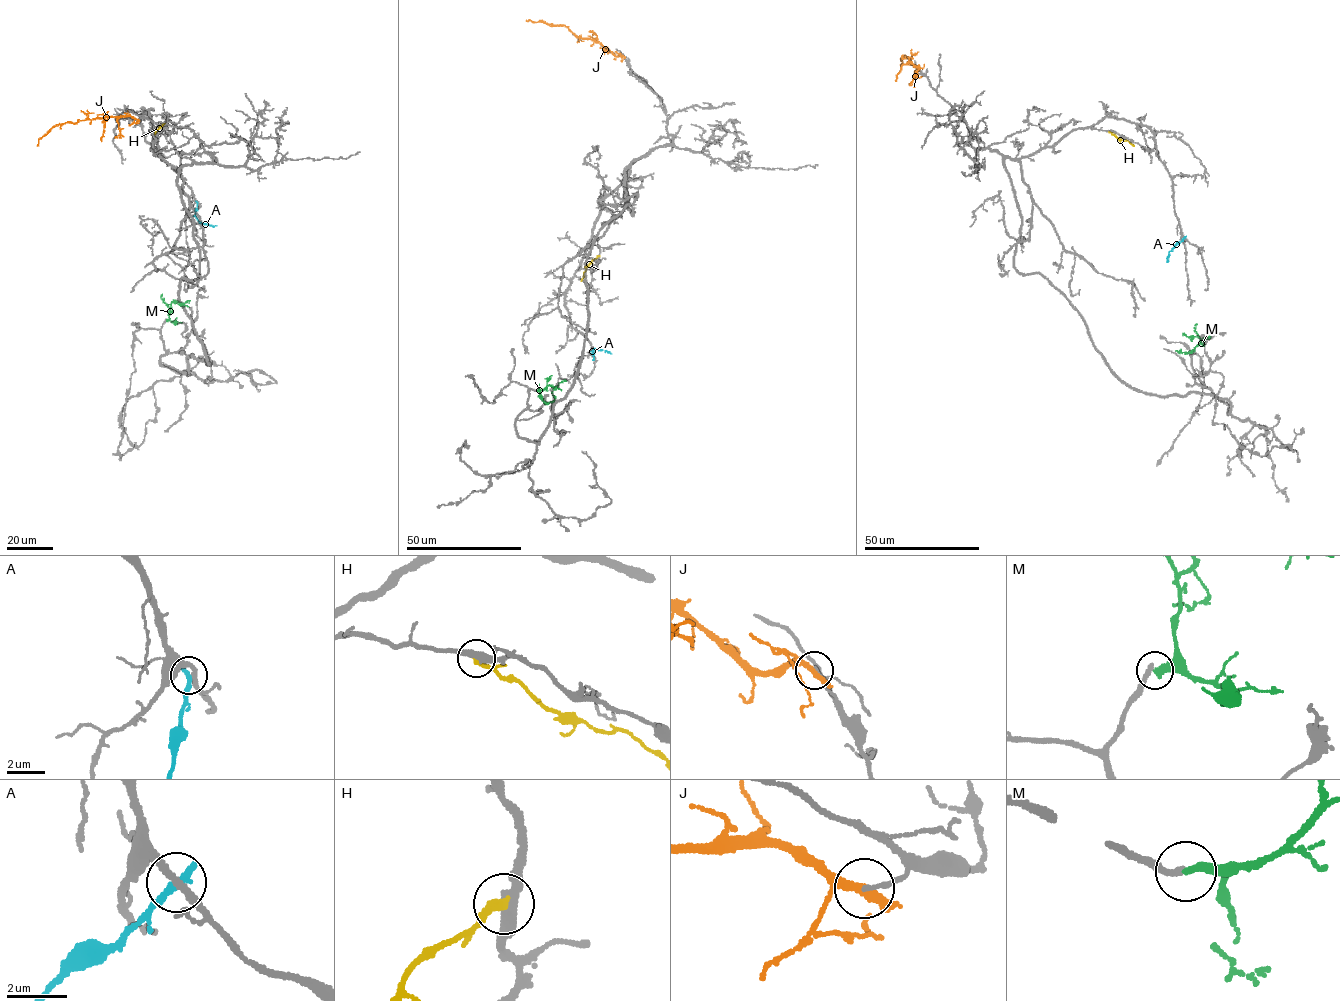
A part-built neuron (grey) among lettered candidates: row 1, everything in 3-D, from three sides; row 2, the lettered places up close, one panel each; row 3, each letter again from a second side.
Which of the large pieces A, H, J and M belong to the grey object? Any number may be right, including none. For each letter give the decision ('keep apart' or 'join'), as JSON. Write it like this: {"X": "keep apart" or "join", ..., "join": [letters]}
{"A": "keep apart", "H": "keep apart", "J": "keep apart", "M": "keep apart", "join": []}

